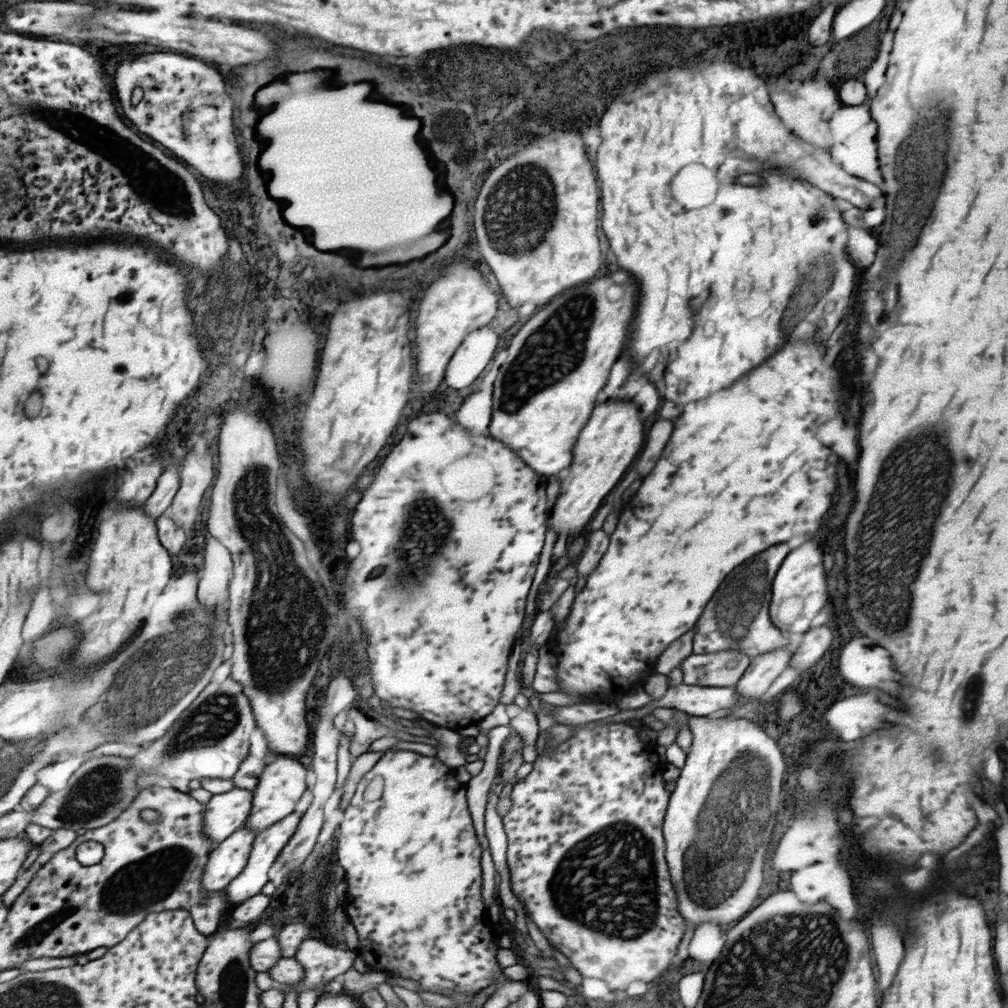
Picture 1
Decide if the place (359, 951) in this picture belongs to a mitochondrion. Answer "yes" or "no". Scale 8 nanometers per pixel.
no

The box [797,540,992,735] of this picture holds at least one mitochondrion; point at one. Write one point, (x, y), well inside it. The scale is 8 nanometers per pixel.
(973, 691)

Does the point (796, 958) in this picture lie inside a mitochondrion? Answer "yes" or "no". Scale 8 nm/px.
yes

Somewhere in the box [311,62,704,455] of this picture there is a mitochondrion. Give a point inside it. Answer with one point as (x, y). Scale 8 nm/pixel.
(556, 347)

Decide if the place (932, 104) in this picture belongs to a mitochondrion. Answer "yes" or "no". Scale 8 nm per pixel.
yes

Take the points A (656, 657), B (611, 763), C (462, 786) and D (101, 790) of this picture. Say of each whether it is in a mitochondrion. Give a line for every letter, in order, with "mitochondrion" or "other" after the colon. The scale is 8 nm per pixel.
A: other
B: other
C: other
D: mitochondrion

